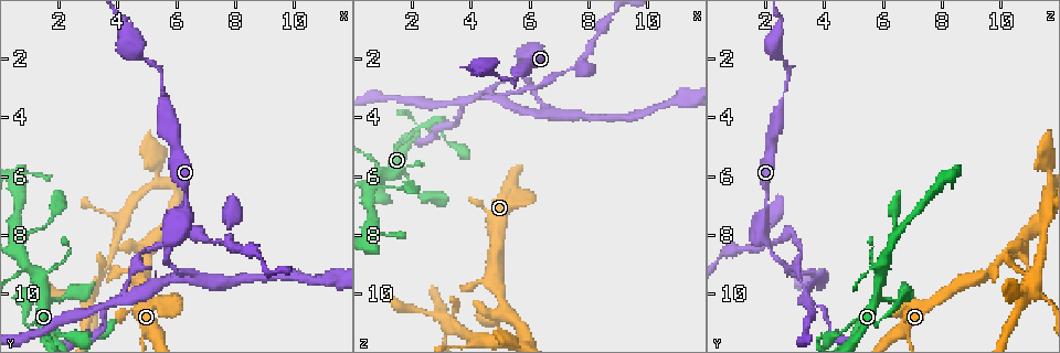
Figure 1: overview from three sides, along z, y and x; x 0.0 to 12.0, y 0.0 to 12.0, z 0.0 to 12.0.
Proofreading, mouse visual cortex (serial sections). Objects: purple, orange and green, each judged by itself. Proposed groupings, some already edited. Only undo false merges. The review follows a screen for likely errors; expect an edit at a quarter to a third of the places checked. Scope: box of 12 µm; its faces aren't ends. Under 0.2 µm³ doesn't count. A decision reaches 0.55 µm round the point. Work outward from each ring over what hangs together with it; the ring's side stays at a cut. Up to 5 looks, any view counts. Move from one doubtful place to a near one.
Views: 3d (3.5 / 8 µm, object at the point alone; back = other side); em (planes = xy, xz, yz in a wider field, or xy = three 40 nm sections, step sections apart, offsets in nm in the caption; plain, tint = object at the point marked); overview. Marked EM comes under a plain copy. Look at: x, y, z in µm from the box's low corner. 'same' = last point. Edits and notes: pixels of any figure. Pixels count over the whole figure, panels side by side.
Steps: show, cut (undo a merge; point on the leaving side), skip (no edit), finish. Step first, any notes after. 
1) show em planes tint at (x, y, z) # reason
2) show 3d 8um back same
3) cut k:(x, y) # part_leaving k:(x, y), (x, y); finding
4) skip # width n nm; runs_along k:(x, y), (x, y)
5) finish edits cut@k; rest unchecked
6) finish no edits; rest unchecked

show 3d 3.5um at (1.1, 9.2, 6.0) # abrupt turn

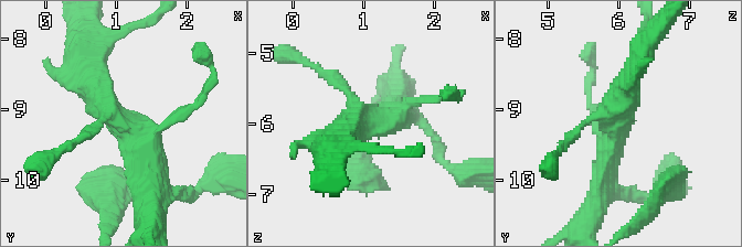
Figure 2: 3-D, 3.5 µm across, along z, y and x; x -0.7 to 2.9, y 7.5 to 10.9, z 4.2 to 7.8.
show em planes tint at (1.10, 9.20, 6.00) # now the EM

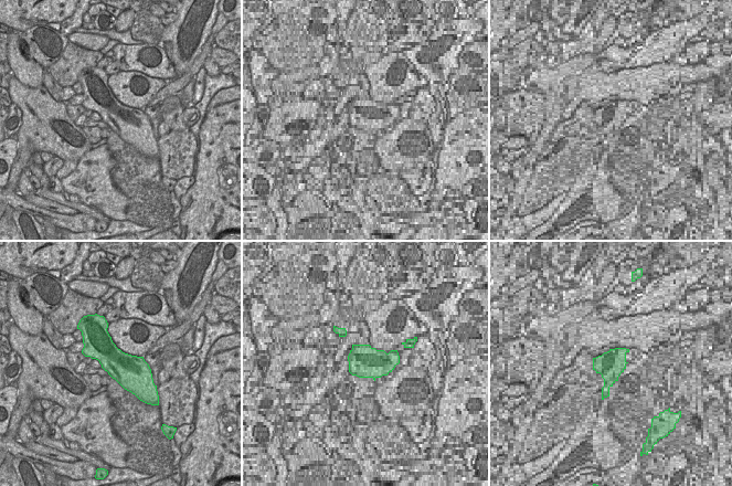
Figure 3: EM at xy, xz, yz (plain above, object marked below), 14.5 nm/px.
skip # continuous, no second cell

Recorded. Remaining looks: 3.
show 3d 8um at (3.0, 10.0, 10.8) # three arms meet

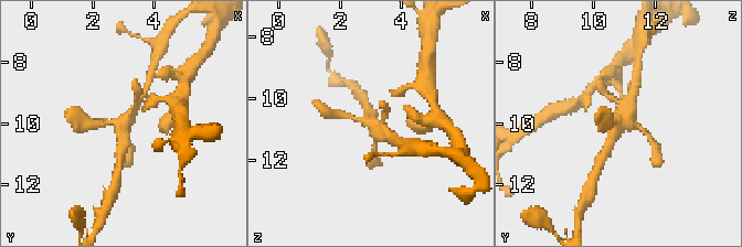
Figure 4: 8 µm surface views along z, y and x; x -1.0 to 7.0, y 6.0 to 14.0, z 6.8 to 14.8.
show em xy step 1 tint at (2.9, 10.1, 10.8) # need the tissue

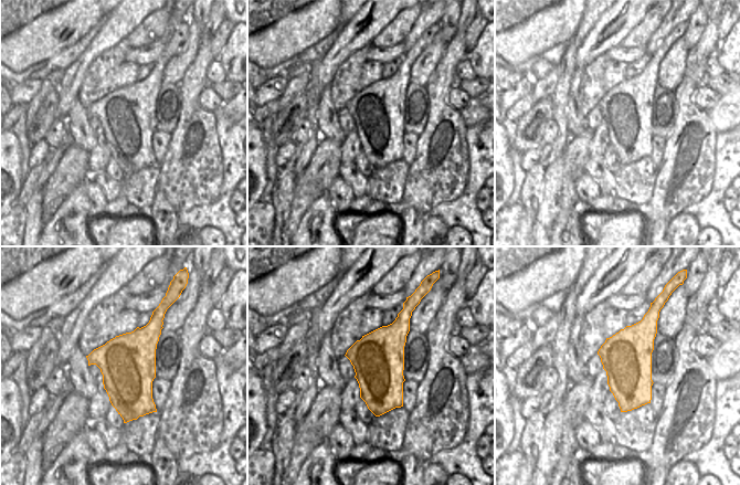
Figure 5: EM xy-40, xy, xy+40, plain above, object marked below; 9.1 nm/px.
skip # runs_along 4:(633, 104), (604, 154); one cell here

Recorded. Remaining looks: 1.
finish no edits; rest unchecked

